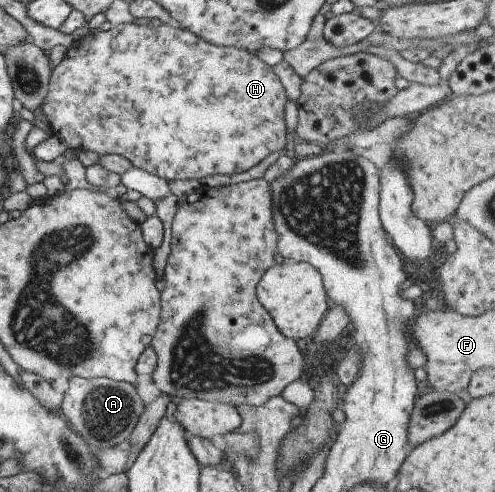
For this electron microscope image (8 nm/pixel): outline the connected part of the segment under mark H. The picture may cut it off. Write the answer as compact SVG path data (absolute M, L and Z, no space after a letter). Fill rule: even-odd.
M156 21L149 22L146 25L134 25L134 23L126 23L111 26L112 27L110 27L108 31L94 30L89 32L86 37L82 37L82 39L71 41L70 46L66 49L66 53L64 53L64 57L62 57L62 61L56 65L52 71L52 74L50 75L50 79L48 79L48 89L46 89L46 97L44 97L44 103L42 103L41 111L48 121L52 135L55 136L66 148L72 149L76 152L80 150L91 151L92 153L96 153L98 155L116 154L124 157L124 159L126 159L126 161L132 165L132 168L140 169L146 173L150 173L150 175L156 175L156 177L160 177L160 179L164 179L166 182L189 179L198 180L200 178L216 174L232 175L234 173L241 173L252 168L252 166L256 165L257 163L260 163L260 161L262 161L266 155L270 155L270 153L274 153L274 151L282 153L288 150L290 145L290 136L286 130L286 123L284 120L284 109L285 104L287 103L284 89L278 80L278 77L274 75L274 71L272 71L271 67L262 63L262 61L260 61L260 59L258 59L254 53L248 53L248 51L244 51L244 49L236 49L236 47L218 47L218 45L210 45L208 41L198 39L198 37L194 36L194 33L190 33L190 31L184 30L175 24L168 25Z

